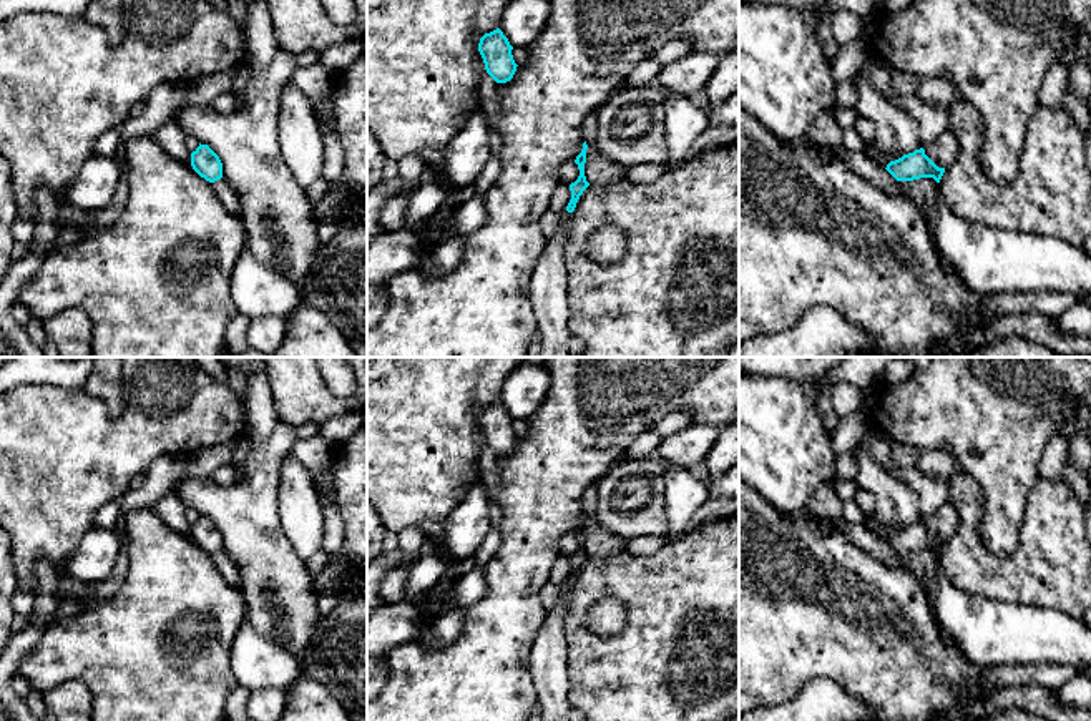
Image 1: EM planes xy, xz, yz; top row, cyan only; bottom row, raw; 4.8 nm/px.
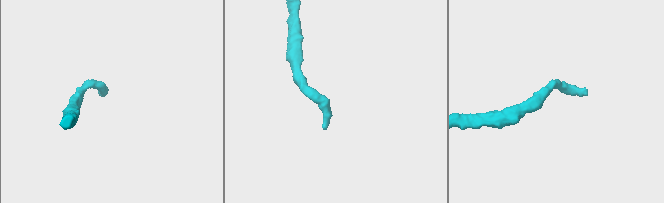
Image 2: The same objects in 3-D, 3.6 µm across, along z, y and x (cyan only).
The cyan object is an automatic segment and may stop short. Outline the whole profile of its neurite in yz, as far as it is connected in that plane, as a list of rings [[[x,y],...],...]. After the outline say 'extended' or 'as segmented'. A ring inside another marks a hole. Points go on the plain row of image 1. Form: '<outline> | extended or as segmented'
[[[915,522],[902,530],[890,533],[885,540],[897,553],[913,553],[920,550],[933,550],[940,555],[945,540],[938,540],[927,527],[925,522]]] | as segmented

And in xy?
[[[199,515],[199,518],[191,525],[191,538],[209,555],[223,550],[223,535],[208,517]]] | as segmented

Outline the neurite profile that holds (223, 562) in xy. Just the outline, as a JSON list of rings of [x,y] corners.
[[[221,550],[213,555],[213,562],[219,575],[226,580],[226,583],[236,586],[241,591],[241,576],[232,558],[224,550]]]

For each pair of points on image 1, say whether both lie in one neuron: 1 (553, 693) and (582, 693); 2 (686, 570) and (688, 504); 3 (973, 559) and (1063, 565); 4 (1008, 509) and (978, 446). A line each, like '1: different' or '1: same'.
1: different
2: different
3: same
4: same

